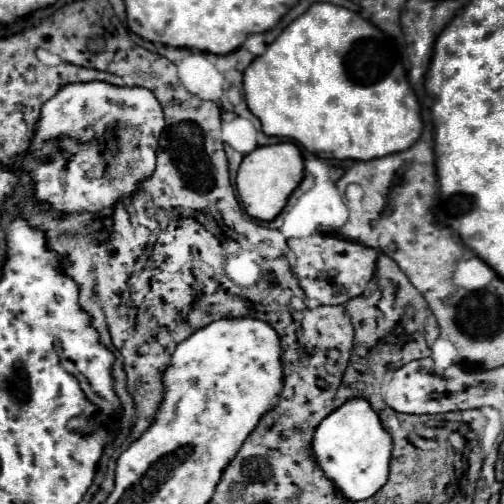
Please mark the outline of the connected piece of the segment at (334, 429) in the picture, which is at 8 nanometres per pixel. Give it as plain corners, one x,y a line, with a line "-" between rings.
353,397
337,407
331,415
327,415
313,435
313,455
323,469
323,473
337,485
343,497
351,501
361,501
373,497
389,477
389,461
391,461
391,435
383,429
379,415
371,409
371,403
365,397

